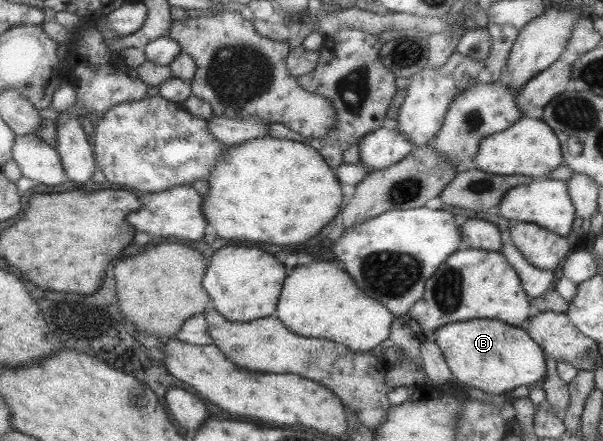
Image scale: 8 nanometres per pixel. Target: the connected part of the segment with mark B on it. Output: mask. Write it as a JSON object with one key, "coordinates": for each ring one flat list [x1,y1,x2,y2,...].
{"coordinates":[[478,319,443,324,433,332,434,342,446,361,454,379,490,394,503,394,517,386,542,382,546,377,544,354,530,335,498,319]]}

